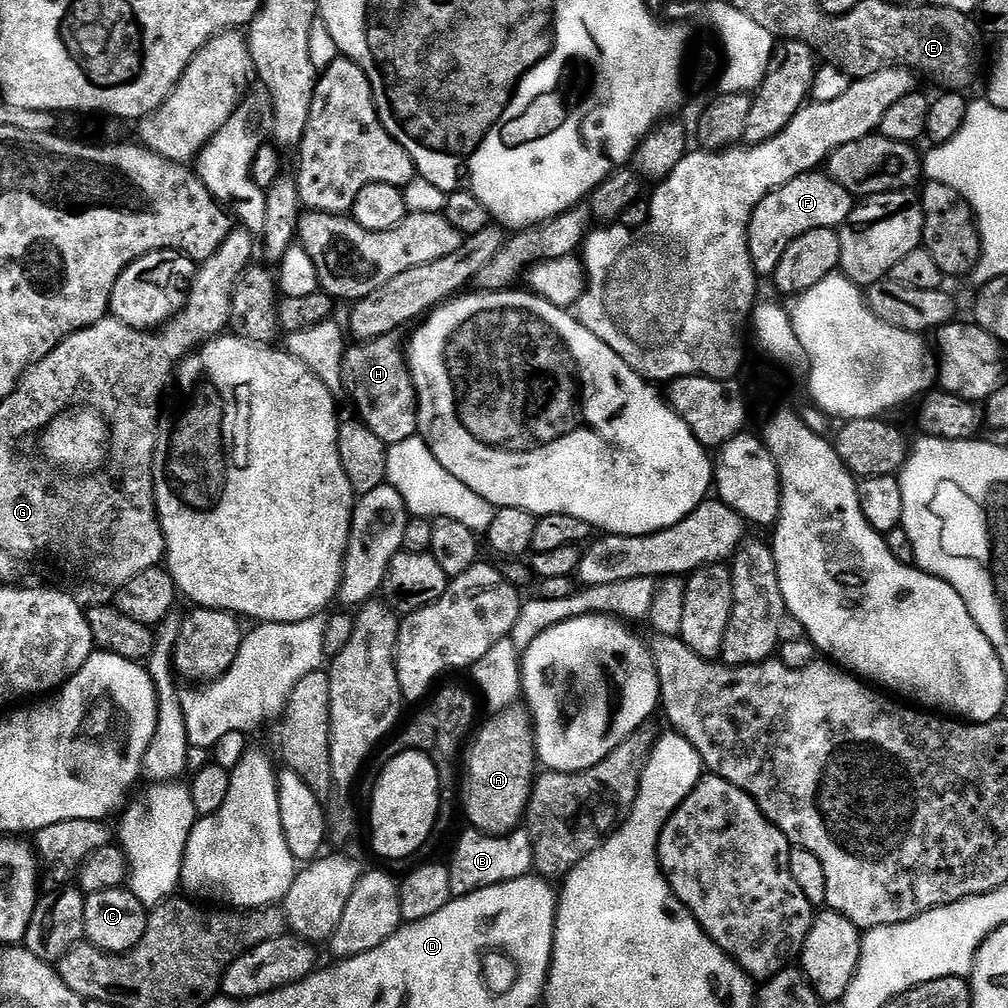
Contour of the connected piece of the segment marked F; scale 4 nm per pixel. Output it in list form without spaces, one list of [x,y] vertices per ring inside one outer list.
[[[813,170],[786,182],[786,186],[776,188],[754,210],[748,223],[748,249],[757,277],[768,278],[778,266],[778,258],[806,230],[819,228],[839,229],[852,213],[854,197],[831,176],[820,170]]]

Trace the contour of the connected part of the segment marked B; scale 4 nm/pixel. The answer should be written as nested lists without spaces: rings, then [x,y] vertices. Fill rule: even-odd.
[[[467,830],[456,840],[452,860],[447,861],[450,890],[453,897],[469,896],[478,890],[514,882],[533,871],[531,835],[527,830],[517,830],[507,836],[486,836],[482,832]]]

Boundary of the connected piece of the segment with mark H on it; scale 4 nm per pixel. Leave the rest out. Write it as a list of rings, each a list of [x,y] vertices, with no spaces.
[[[395,332],[386,334],[377,340],[369,340],[359,346],[349,347],[344,354],[344,387],[347,395],[352,395],[356,403],[358,419],[365,424],[382,442],[387,445],[405,442],[407,439],[417,435],[420,423],[418,422],[418,401],[416,398],[416,387],[412,381],[412,371],[408,369],[408,357],[402,347],[401,337]]]

